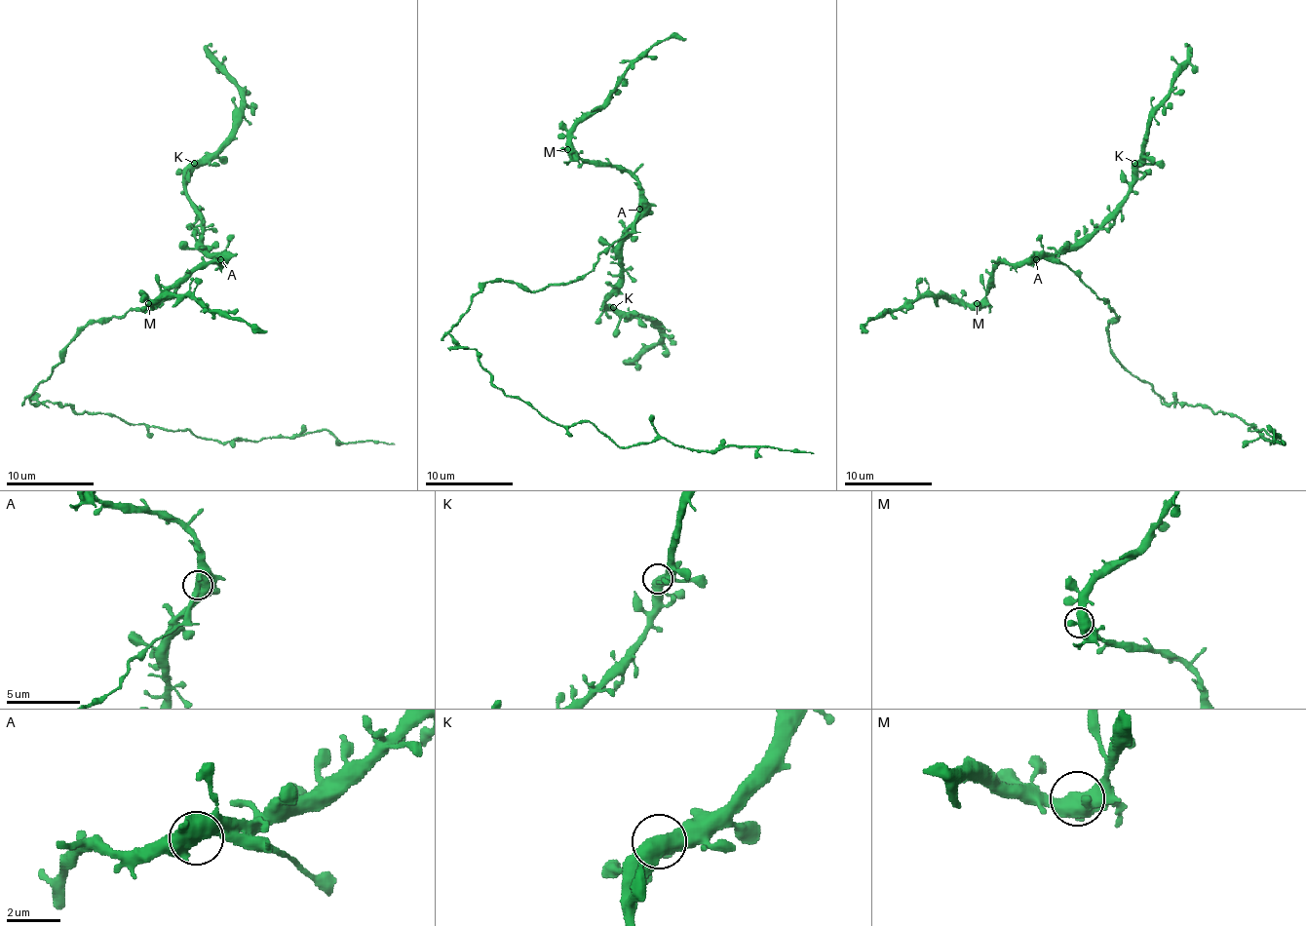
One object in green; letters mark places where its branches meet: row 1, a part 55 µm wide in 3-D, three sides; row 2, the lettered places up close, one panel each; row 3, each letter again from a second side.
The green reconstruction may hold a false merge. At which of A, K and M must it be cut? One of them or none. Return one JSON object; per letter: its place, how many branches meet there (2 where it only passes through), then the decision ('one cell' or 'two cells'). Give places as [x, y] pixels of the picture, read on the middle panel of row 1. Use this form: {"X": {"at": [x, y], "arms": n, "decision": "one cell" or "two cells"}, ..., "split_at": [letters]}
{"A": {"at": [639, 209], "arms": 2, "decision": "two cells"}, "K": {"at": [613, 307], "arms": 2, "decision": "one cell"}, "M": {"at": [567, 149], "arms": 2, "decision": "one cell"}, "split_at": ["A"]}

